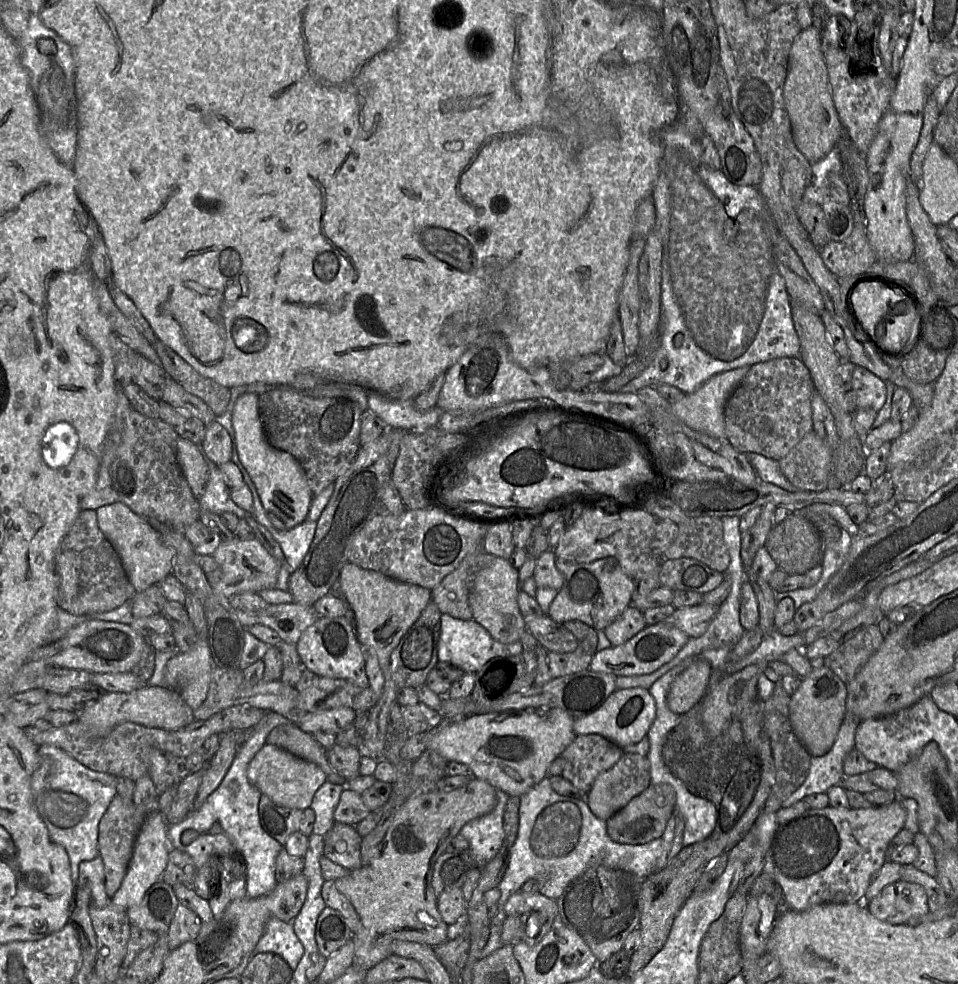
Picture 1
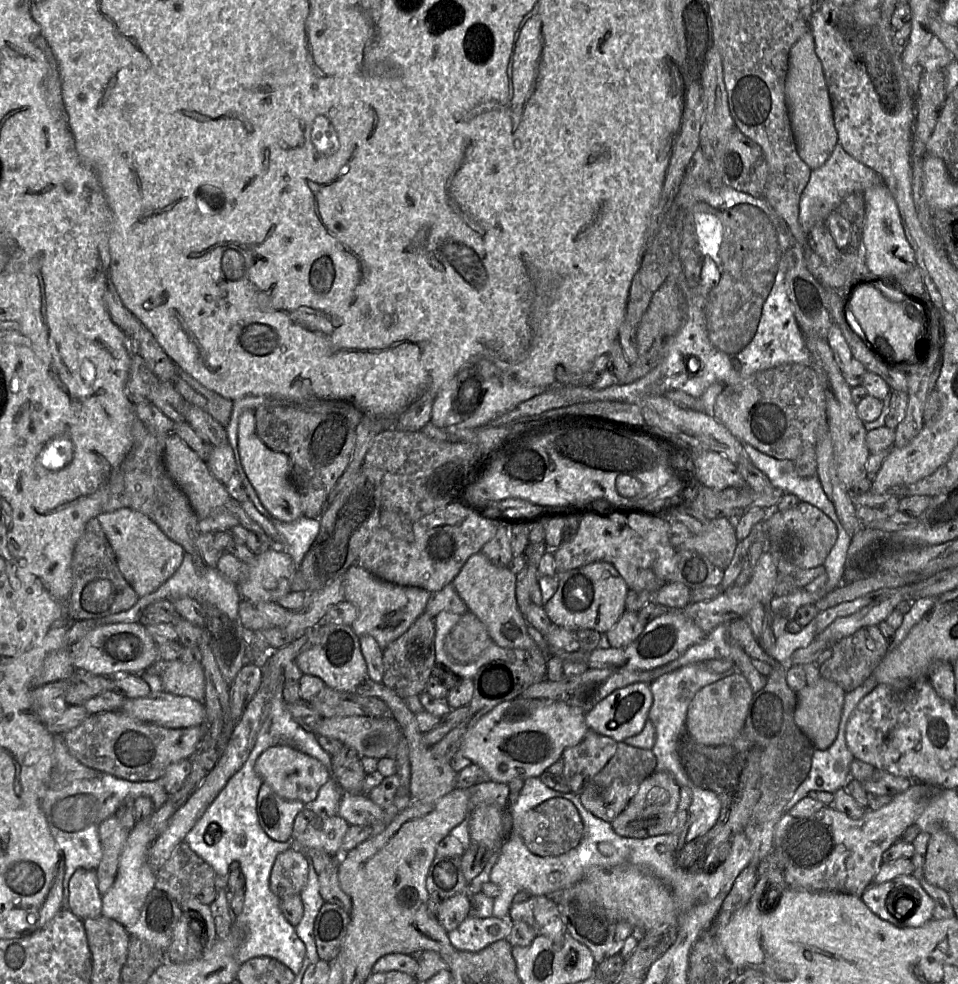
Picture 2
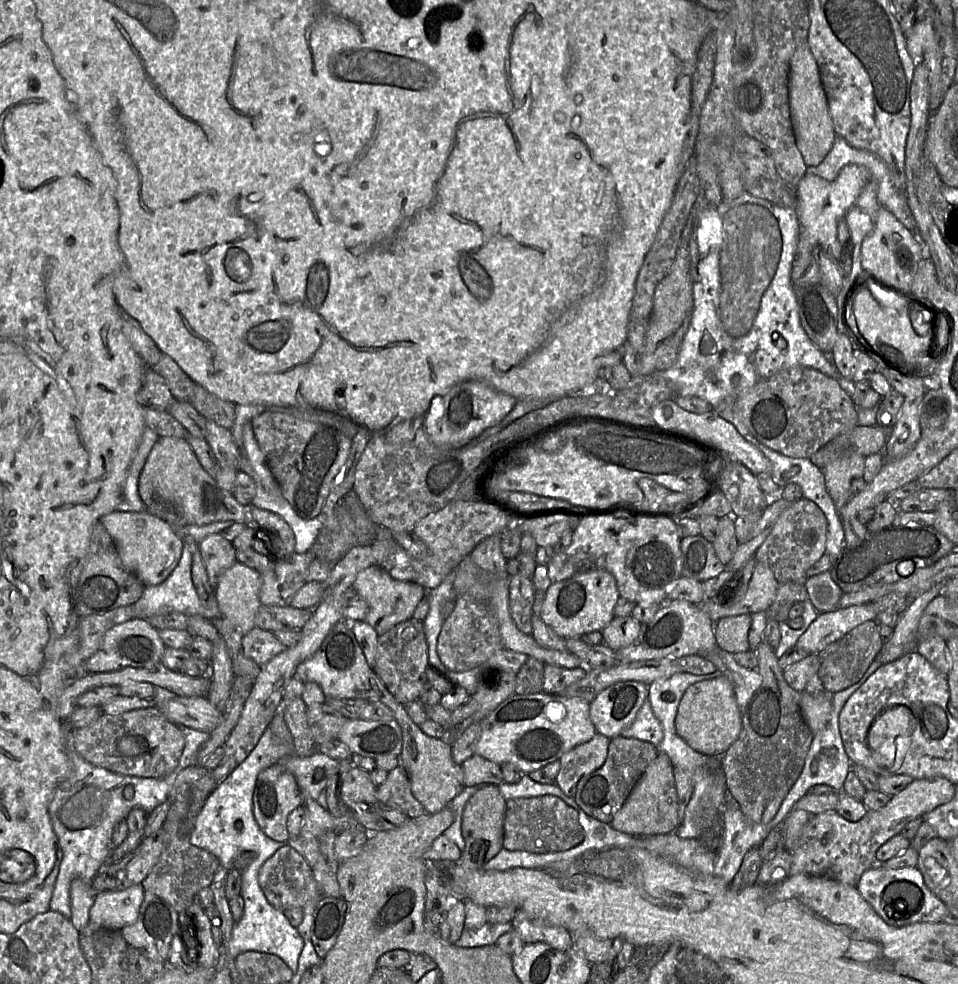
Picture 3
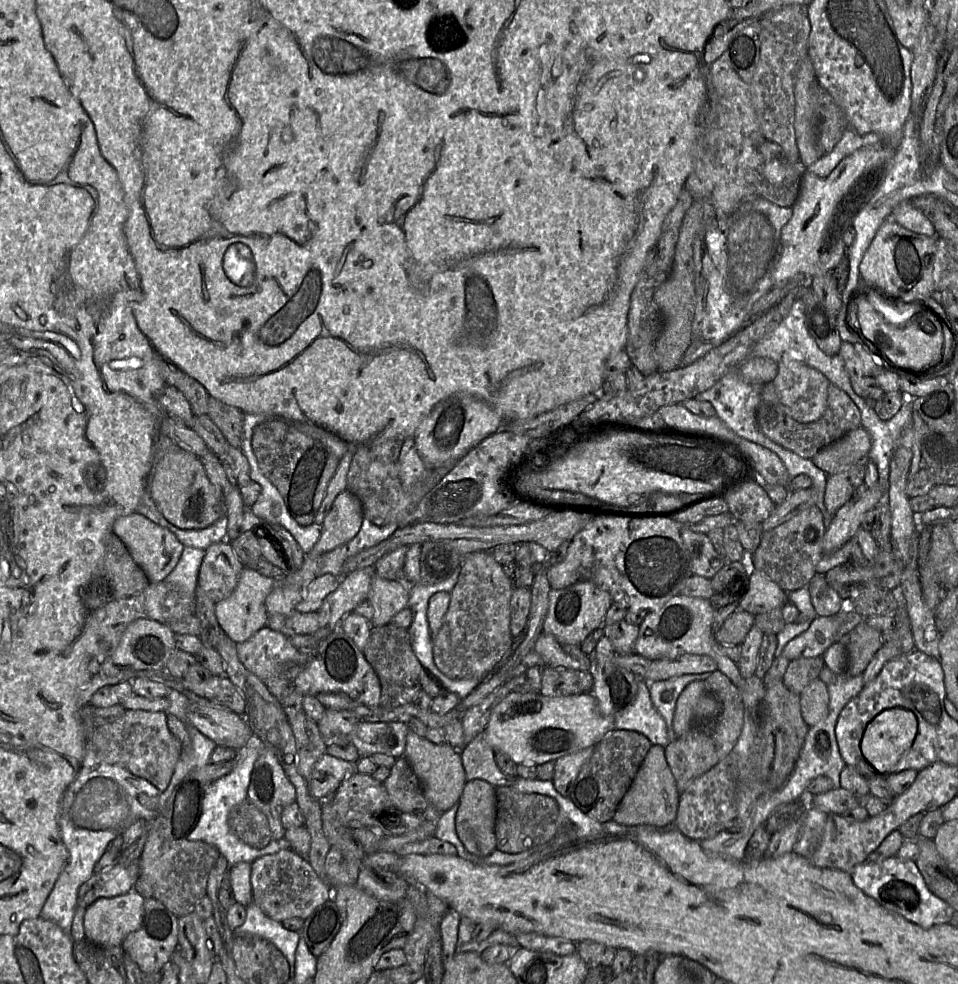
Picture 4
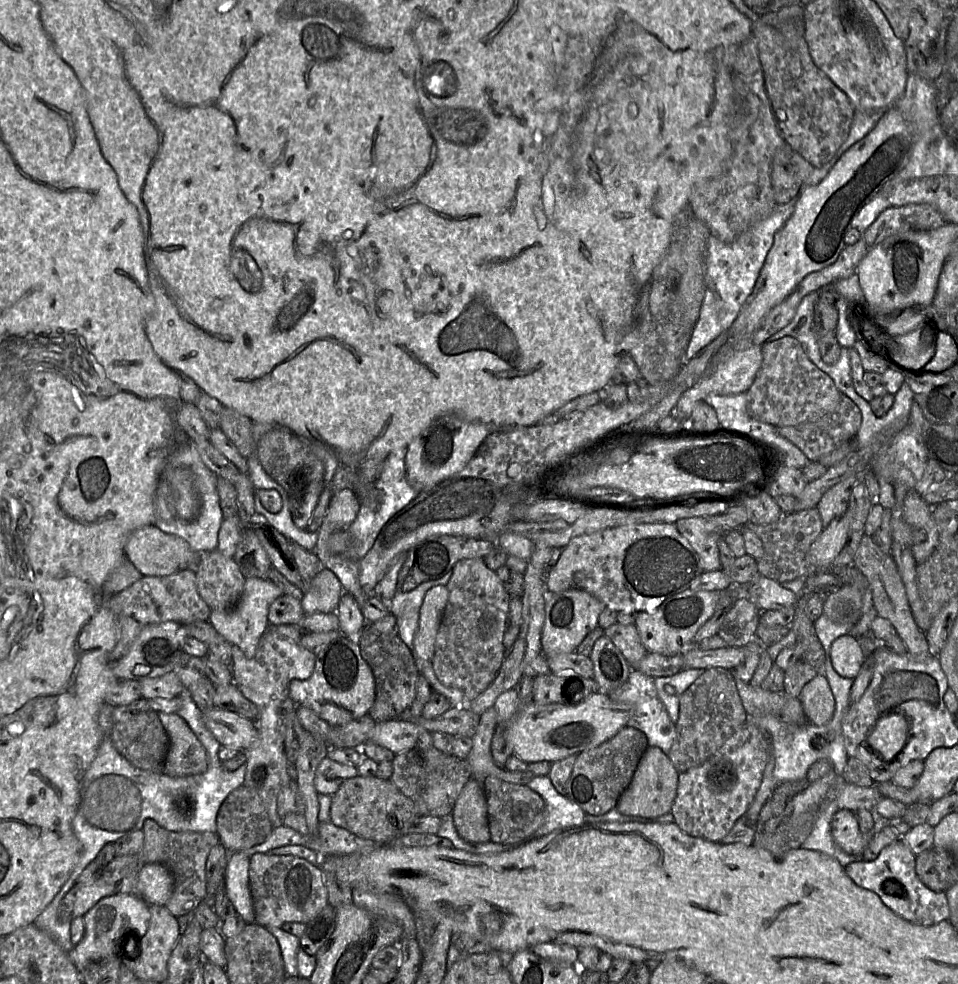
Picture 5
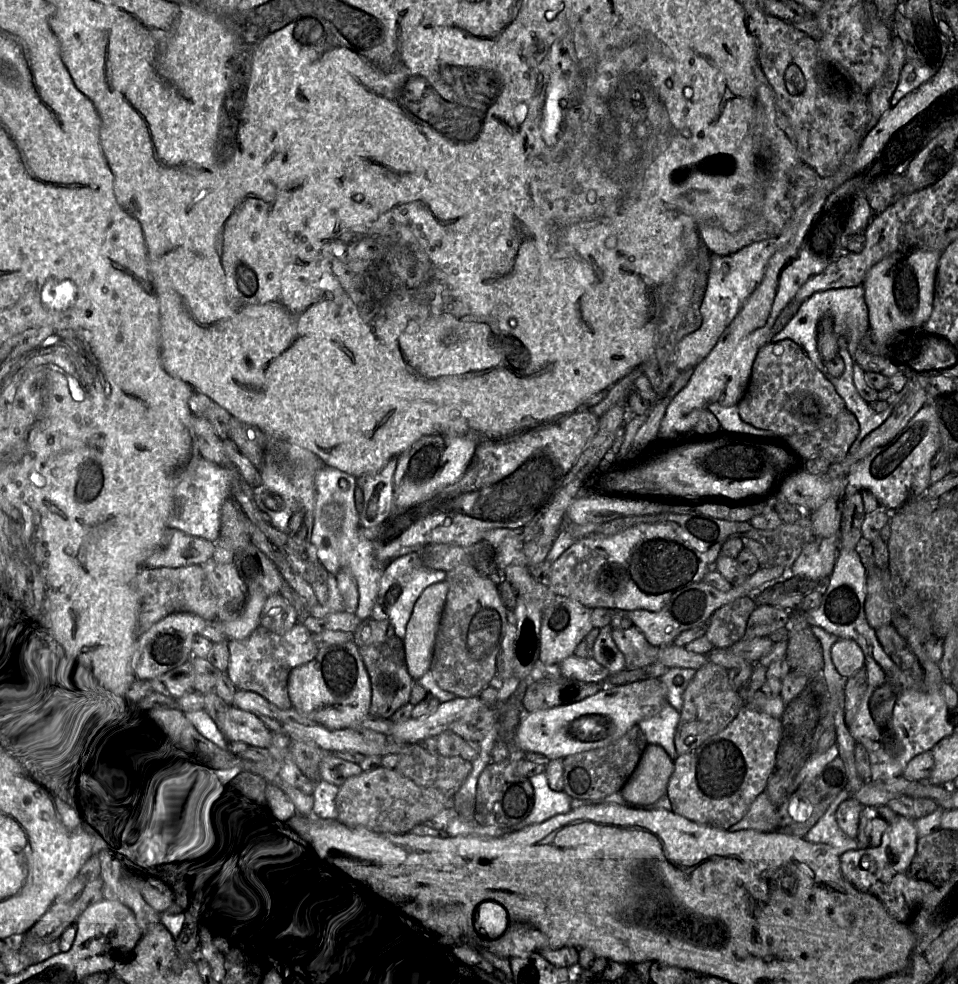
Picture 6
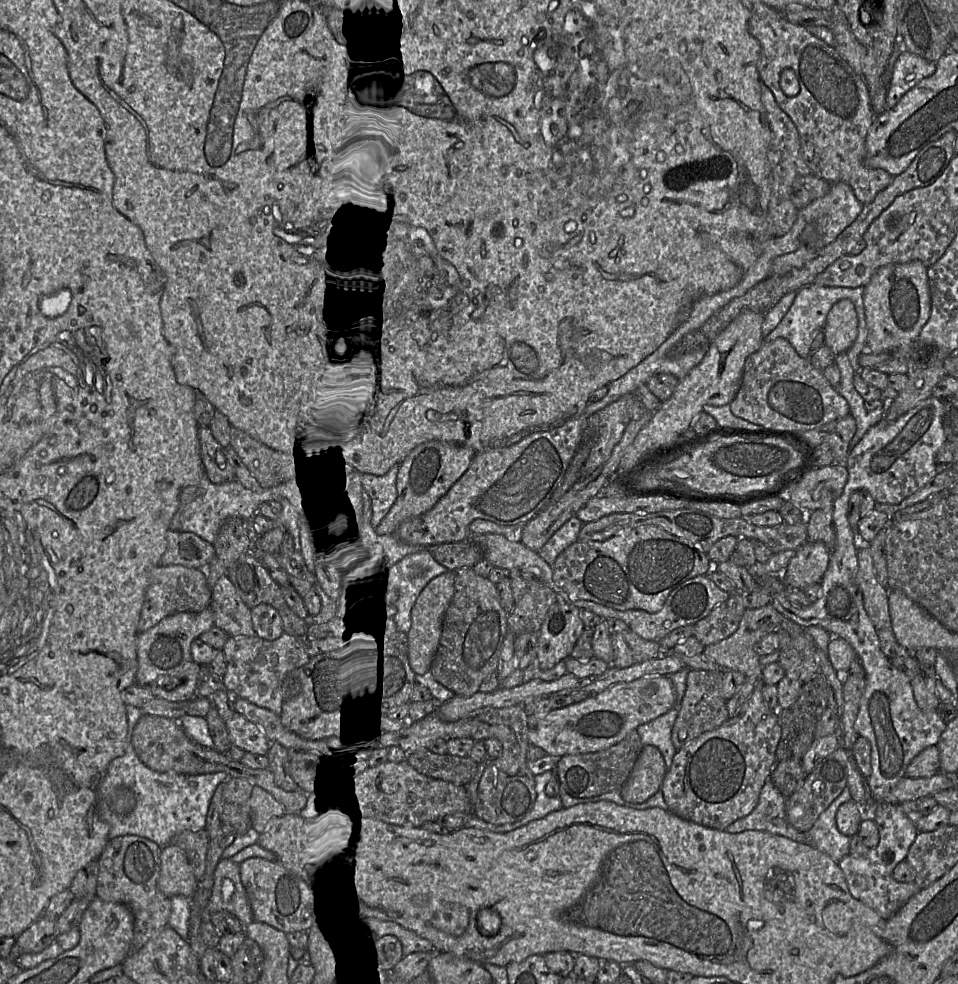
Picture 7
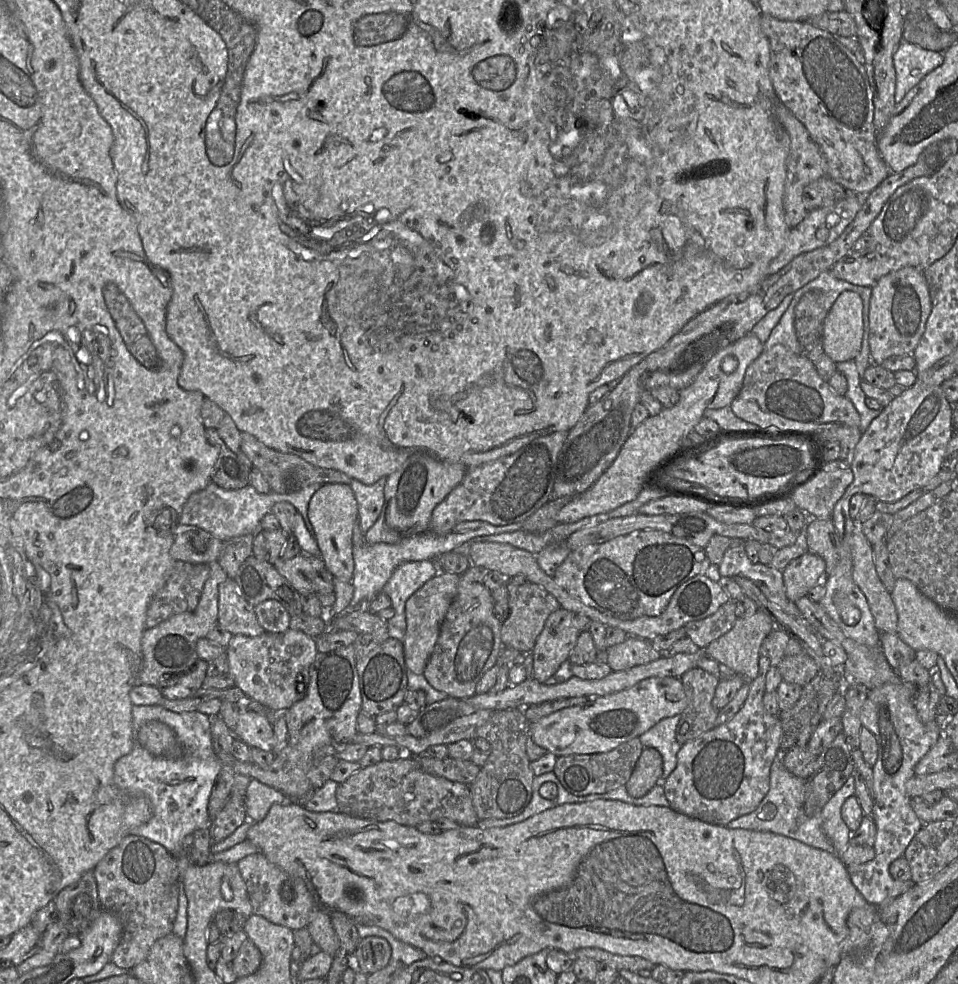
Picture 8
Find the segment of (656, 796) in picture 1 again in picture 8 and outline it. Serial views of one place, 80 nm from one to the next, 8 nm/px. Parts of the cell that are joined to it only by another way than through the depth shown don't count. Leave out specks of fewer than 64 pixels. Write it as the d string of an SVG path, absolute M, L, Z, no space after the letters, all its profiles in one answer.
M643 747L629 780L624 785L627 793L640 798L646 795L657 783L661 783L663 760L658 750Z

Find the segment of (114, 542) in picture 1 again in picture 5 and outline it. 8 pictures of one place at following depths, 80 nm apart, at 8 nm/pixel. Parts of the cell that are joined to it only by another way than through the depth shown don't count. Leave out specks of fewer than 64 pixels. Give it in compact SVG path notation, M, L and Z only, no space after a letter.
M153 524L146 525L132 531L125 544L125 555L143 576L160 577L185 570L194 562L197 554L201 553L194 552L185 540L179 536L165 533Z

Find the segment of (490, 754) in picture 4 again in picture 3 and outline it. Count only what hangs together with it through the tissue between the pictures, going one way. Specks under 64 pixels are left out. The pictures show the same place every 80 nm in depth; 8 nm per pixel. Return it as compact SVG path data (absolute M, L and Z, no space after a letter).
M475 753L465 760L462 768L465 787L484 784L499 786L504 783L500 766Z

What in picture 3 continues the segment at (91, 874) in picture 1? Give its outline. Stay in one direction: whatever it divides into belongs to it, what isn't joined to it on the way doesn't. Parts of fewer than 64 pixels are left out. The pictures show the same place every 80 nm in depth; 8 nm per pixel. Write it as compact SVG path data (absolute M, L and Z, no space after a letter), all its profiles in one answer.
M75 878L70 884L71 922L80 932L89 923L89 912L95 900L91 881Z

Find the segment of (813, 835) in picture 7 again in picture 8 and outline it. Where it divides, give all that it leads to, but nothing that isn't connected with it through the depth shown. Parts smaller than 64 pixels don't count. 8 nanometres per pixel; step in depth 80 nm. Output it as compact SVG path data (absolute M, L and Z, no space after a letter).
M852 775L845 784L830 798L821 812L822 830L833 846L833 852L840 856L849 844L850 829L841 816L845 800L855 795L855 782Z

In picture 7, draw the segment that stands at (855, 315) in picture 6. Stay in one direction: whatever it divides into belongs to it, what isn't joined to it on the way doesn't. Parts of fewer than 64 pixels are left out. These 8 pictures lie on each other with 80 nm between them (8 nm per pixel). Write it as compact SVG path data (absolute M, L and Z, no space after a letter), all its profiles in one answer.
M809 284L797 291L796 297L790 309L781 320L779 325L764 338L764 343L770 343L778 338L784 338L790 342L797 354L805 359L810 359L810 346L813 341L815 331L823 329L827 315L832 306L842 300L849 299L854 307L858 318L858 335L853 345L845 352L850 360L851 366L855 372L862 369L858 363L859 356L866 348L867 326L865 319L865 309L863 303L864 287L826 287L816 284Z

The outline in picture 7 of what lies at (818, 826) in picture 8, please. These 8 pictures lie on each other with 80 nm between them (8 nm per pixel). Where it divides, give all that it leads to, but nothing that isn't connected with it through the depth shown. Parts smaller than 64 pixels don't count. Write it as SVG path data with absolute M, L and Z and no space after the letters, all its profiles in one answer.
M768 778L760 792L756 807L745 817L730 824L725 831L738 833L760 830L781 835L801 843L810 843L808 832L796 830L786 816L787 798Z

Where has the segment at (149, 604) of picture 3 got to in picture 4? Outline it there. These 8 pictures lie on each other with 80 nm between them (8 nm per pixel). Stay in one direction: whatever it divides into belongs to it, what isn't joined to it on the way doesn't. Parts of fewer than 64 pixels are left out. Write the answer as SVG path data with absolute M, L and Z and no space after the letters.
M184 546L179 562L163 581L174 586L181 595L194 598L198 572L204 555L204 550Z

